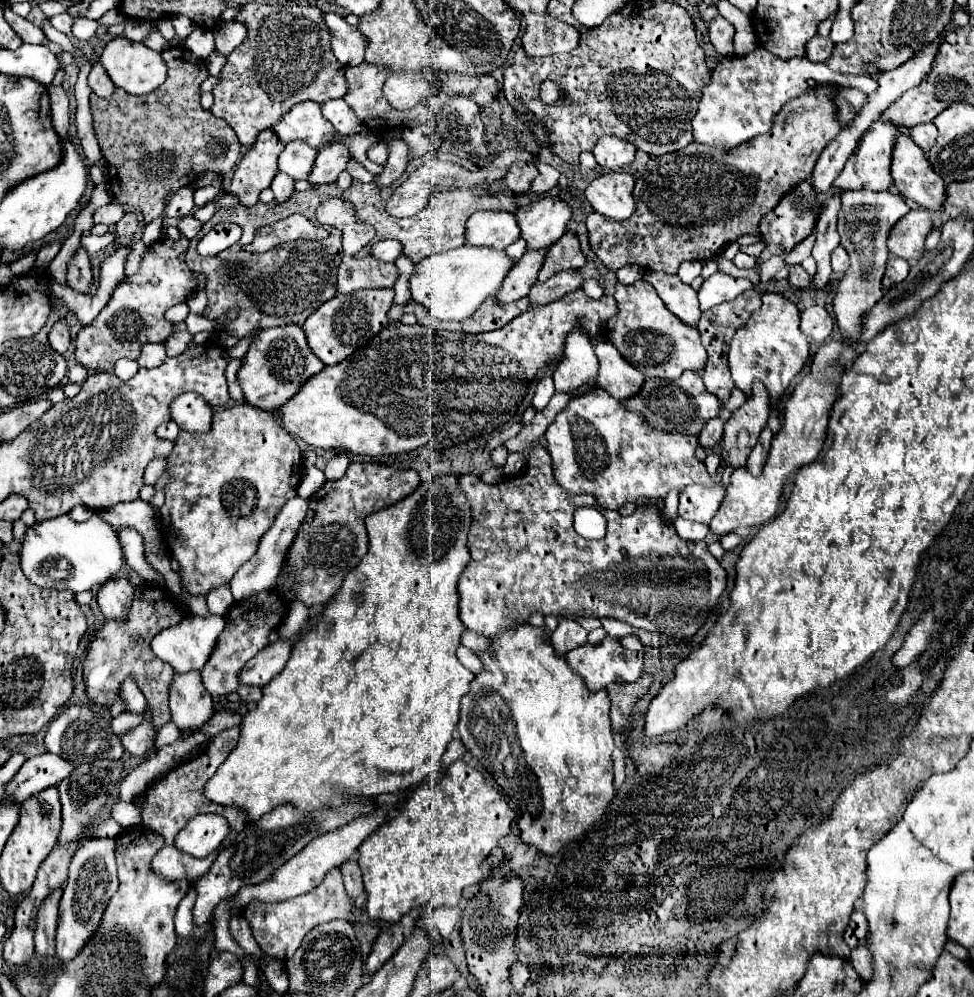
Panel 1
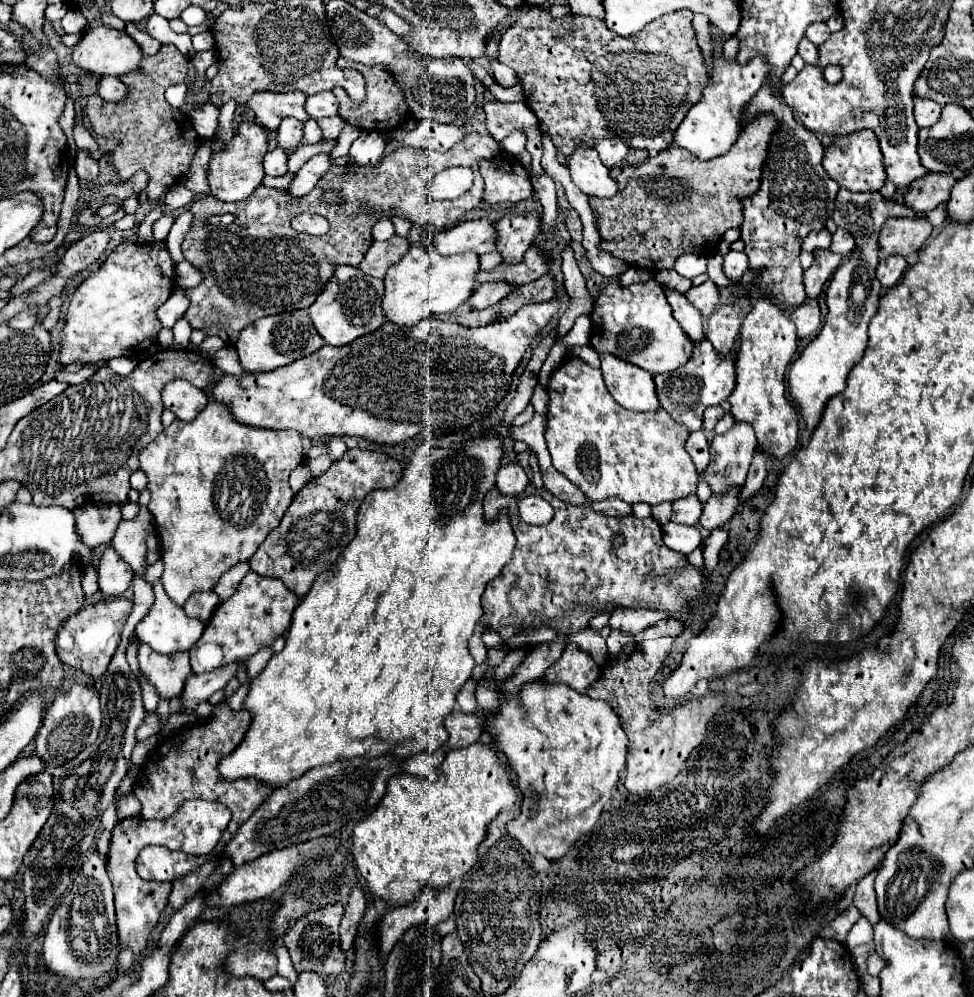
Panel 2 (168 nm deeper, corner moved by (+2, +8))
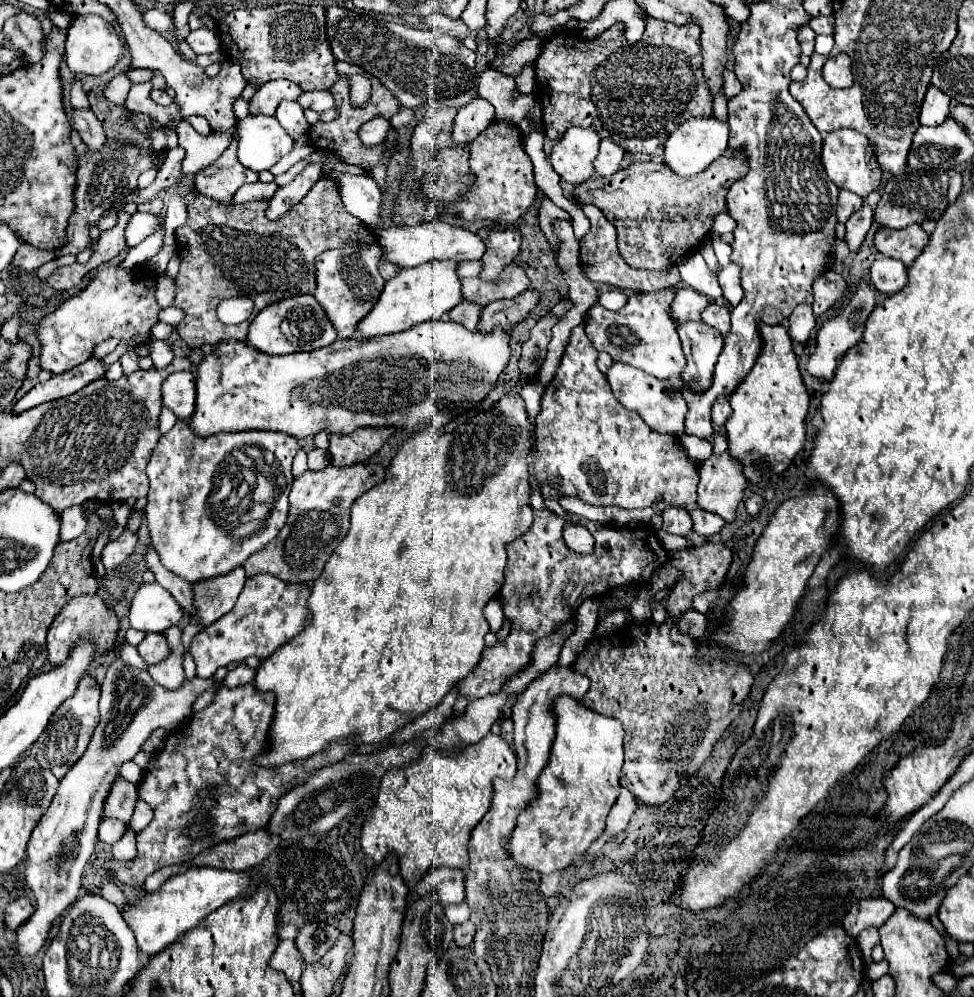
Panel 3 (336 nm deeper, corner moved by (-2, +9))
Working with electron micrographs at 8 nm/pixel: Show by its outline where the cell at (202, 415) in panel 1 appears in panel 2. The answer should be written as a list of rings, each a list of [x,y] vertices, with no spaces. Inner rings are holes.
[[[176,379],[168,383],[162,391],[164,407],[170,409],[182,421],[194,421],[196,415],[206,407],[208,397],[202,389],[194,387],[184,379]]]

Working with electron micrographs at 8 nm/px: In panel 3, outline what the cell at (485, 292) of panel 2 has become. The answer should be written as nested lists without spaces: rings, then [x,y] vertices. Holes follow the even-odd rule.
[[[460,302],[452,312],[448,312],[448,318],[452,320],[452,322],[458,322],[458,324],[462,324],[464,328],[474,328],[476,324],[478,324],[478,320],[480,320],[480,310],[482,310],[482,306],[478,306],[478,304],[470,304],[470,302]]]

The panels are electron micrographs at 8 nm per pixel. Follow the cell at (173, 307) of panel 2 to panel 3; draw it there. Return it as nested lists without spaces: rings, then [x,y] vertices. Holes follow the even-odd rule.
[[[170,306],[170,308],[162,308],[162,310],[160,310],[158,320],[160,320],[160,322],[166,322],[166,324],[170,324],[170,326],[176,326],[176,324],[180,324],[182,316],[184,316],[184,312],[182,312],[180,308]]]

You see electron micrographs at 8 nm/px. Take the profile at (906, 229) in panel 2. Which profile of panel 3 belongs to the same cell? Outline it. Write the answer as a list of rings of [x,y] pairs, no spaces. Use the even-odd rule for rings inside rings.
[[[910,224],[902,230],[880,228],[874,236],[874,246],[878,248],[878,252],[904,262],[904,266],[910,266],[926,244],[928,234],[922,230],[920,224]]]

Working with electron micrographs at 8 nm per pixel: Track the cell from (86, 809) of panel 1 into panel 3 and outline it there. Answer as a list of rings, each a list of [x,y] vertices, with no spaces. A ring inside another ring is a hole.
[[[116,658],[116,662],[108,668],[108,674],[102,682],[100,724],[96,726],[84,756],[60,780],[58,792],[48,812],[42,816],[40,824],[36,824],[28,842],[26,882],[34,892],[36,910],[32,918],[24,922],[16,932],[18,934],[16,954],[20,958],[34,956],[48,938],[52,922],[58,916],[62,916],[68,906],[76,902],[84,864],[90,860],[94,844],[98,840],[102,806],[110,792],[112,782],[118,776],[120,766],[132,760],[140,752],[142,744],[156,728],[172,732],[184,726],[192,718],[190,710],[192,702],[212,684],[214,684],[212,678],[208,680],[192,678],[186,680],[178,690],[170,692],[160,684],[156,684],[146,670],[128,666],[122,658]]]

